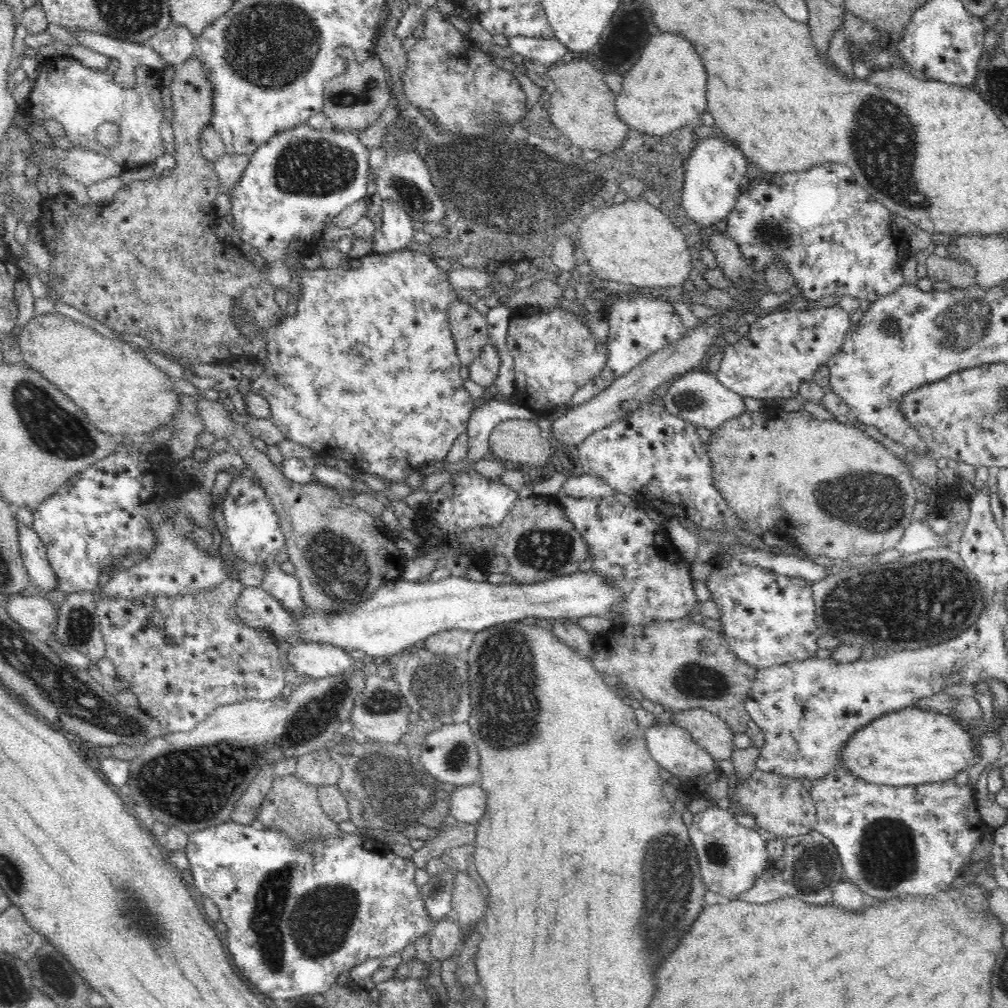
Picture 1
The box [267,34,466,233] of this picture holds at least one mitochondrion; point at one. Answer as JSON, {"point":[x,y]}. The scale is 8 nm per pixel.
{"point":[306,166]}

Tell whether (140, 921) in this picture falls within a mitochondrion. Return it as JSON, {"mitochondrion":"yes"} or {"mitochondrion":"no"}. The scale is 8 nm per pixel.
{"mitochondrion":"yes"}

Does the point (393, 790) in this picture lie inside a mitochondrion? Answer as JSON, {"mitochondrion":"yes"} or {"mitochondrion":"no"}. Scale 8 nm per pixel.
{"mitochondrion":"yes"}

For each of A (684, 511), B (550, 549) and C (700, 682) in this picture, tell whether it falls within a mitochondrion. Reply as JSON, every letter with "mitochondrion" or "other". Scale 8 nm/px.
{"A":"other","B":"mitochondrion","C":"mitochondrion"}

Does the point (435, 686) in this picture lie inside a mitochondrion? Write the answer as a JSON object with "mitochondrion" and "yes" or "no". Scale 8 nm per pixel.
{"mitochondrion":"yes"}

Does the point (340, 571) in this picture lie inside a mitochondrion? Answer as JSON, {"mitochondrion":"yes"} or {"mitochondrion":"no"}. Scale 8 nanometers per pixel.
{"mitochondrion":"yes"}

